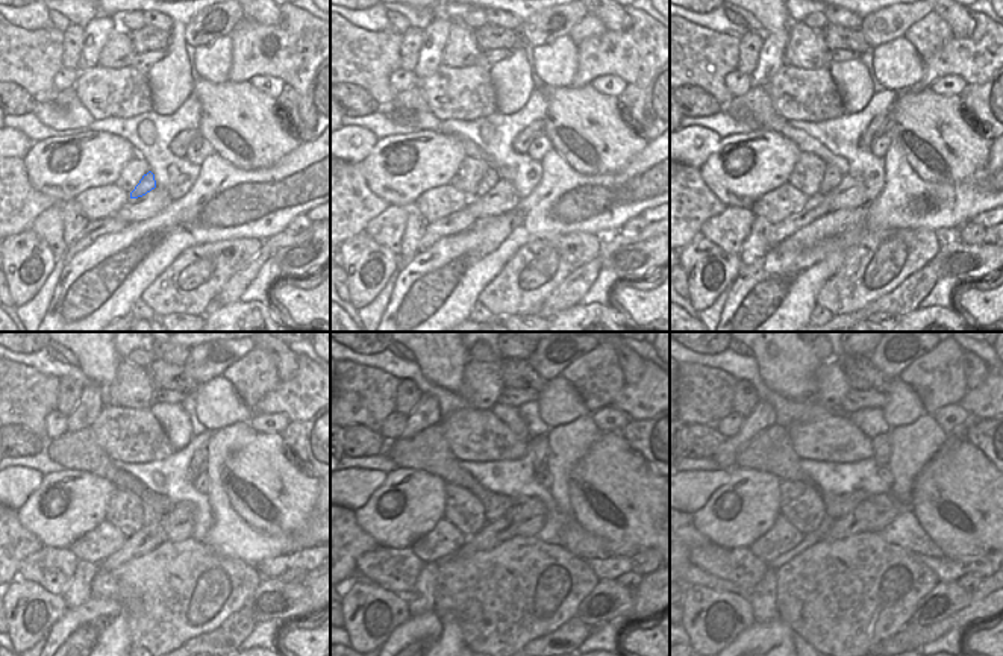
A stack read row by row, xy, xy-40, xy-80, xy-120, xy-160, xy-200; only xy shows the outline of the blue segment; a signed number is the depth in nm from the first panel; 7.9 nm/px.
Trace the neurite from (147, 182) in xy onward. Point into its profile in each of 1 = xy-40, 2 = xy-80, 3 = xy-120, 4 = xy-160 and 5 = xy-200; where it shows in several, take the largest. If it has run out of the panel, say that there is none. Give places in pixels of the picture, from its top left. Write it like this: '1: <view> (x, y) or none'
1: xy-40 (491, 178)
2: xy-80 (832, 176)
3: xy-120 (153, 512)
4: xy-160 (496, 506)
5: xy-200 (837, 506)

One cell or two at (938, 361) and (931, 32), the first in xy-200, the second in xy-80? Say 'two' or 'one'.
one

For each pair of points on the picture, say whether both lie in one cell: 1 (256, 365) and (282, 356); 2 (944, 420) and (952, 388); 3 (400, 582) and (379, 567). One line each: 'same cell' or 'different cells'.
1: different cells
2: different cells
3: same cell

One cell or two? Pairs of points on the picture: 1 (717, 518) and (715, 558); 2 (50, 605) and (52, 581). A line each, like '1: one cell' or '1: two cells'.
1: two cells
2: two cells

